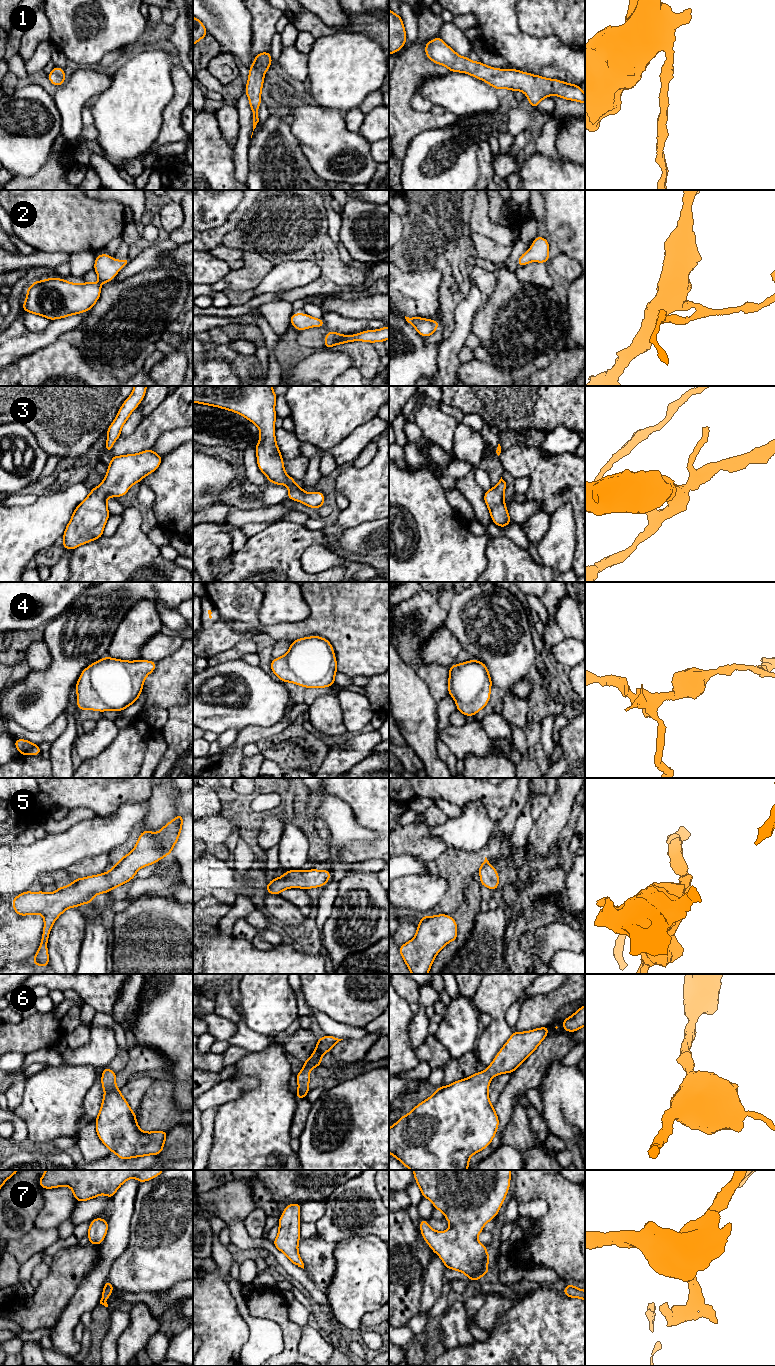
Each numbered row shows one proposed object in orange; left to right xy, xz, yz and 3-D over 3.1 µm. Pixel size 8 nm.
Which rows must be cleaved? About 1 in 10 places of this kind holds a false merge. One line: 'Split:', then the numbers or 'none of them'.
Split: none of them

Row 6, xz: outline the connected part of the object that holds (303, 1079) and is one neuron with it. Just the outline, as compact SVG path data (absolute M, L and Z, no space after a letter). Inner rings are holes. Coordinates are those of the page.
M330 1035L318 1038L317 1046L313 1051L313 1054L303 1062L303 1069L296 1074L298 1082L298 1090L296 1094L297 1100L306 1098L306 1095L309 1092L310 1071L313 1068L320 1066L322 1062L322 1055L331 1051L332 1048L341 1040L343 1039L338 1039Z

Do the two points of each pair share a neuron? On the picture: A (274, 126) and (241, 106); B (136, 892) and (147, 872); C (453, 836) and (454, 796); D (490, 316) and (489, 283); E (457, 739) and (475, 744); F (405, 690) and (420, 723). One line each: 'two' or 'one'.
A: two
B: two
C: two
D: two
E: one
F: one

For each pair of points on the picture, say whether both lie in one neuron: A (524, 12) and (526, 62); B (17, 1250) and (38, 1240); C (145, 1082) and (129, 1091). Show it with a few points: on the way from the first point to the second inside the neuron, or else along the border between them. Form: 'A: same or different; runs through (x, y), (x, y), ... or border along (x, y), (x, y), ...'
A: different; border along (516, 11), (516, 21), (523, 32), (548, 36)
B: same; runs through (22, 1248), (33, 1242)
C: same; runs through (141, 1083), (133, 1090)

